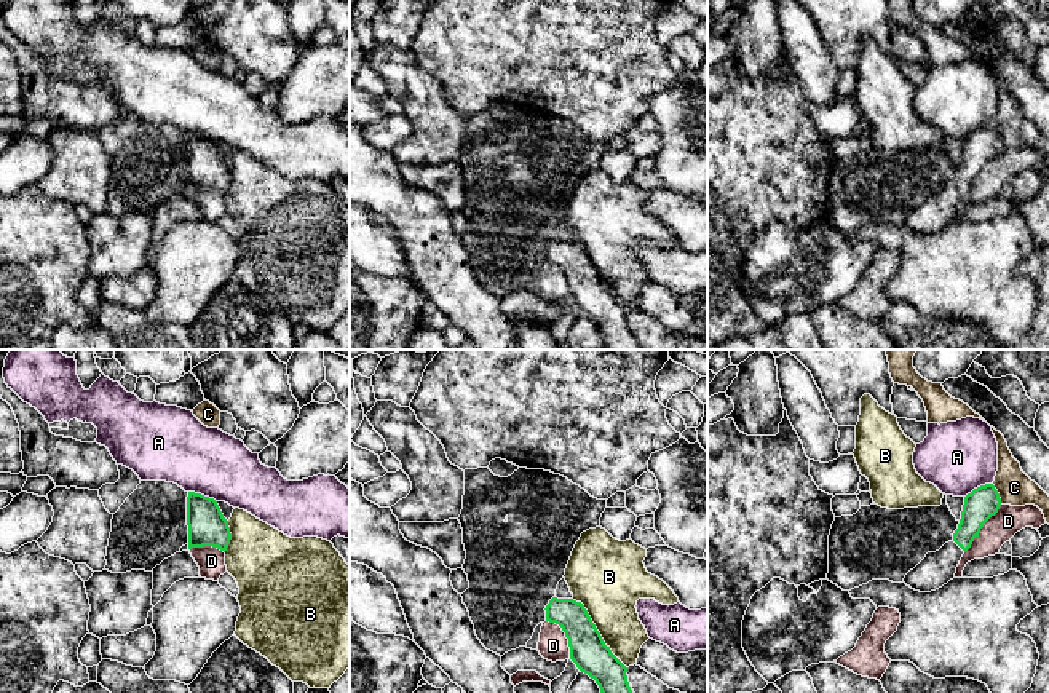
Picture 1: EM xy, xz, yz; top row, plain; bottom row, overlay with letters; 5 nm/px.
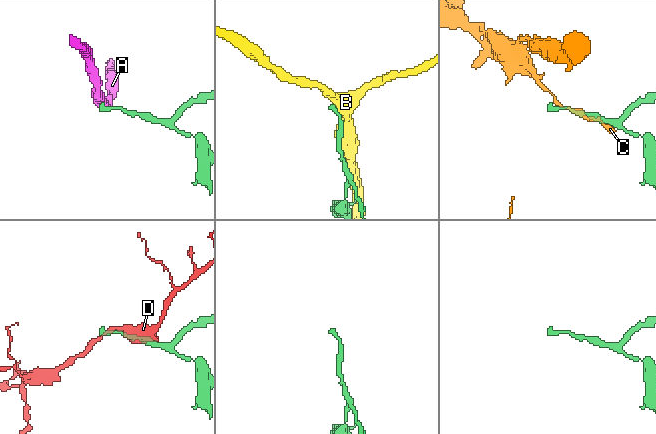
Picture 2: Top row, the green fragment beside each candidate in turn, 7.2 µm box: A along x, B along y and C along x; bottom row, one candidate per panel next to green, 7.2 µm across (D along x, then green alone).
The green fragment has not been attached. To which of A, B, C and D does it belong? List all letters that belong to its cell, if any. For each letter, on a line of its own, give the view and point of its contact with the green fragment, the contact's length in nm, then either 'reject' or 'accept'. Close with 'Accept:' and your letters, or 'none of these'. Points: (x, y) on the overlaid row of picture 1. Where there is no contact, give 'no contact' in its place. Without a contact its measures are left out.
A: meets green in xy at (203, 495); contact 160 nm long; reject
B: meets green in xz at (597, 631); contact 440 nm long; reject
C: meets green in yz at (998, 494); contact 120 nm long; reject
D: meets green in yz at (981, 527); contact 300 nm long; reject
Accept: none of these

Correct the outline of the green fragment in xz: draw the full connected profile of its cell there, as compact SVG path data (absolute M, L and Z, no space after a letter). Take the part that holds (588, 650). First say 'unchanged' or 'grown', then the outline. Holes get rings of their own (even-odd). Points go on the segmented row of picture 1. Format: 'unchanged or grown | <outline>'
unchanged | M552 597L544 610L546 621L559 624L565 632L570 659L596 680L600 693L632 693L627 667L605 645L581 602Z

